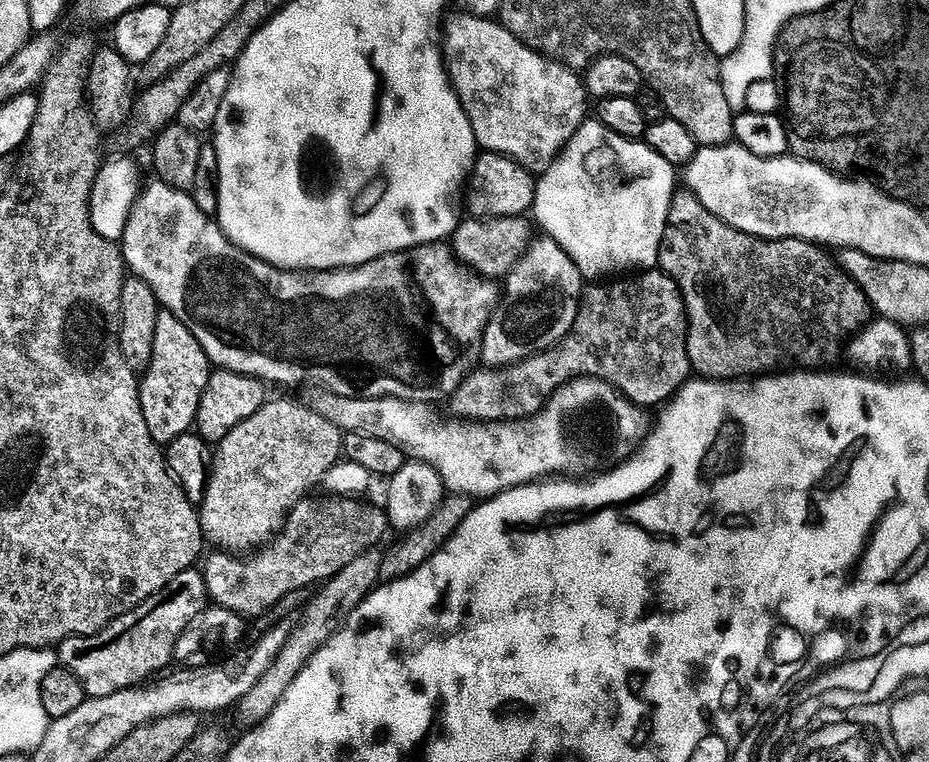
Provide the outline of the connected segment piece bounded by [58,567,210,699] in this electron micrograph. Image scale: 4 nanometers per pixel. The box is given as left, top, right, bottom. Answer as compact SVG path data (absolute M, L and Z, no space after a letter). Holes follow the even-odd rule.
M190 567L176 577L178 584L184 584L178 598L172 600L172 594L176 592L174 588L172 592L166 590L166 594L159 592L95 636L71 636L58 645L59 663L78 678L89 697L106 698L143 685L156 678L151 676L158 675L168 663L173 663L178 640L210 604L203 571ZM166 596L170 598L166 600Z

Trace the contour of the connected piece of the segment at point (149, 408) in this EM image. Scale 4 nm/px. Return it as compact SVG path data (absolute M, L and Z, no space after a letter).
M171 312L159 313L157 329L154 330L153 358L140 380L140 405L142 414L146 418L146 426L150 426L150 434L154 442L161 446L167 446L184 433L193 431L203 392L214 373L214 366L208 361L203 346L196 339L198 339L197 333Z

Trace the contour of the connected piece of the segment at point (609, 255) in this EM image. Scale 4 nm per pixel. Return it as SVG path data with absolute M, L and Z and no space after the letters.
M588 118L535 181L536 220L544 231L541 233L568 255L585 281L600 282L603 276L615 272L632 274L637 270L652 270L660 263L660 244L668 228L668 211L672 209L672 197L678 192L676 176L677 169L647 143L617 136L598 119Z

